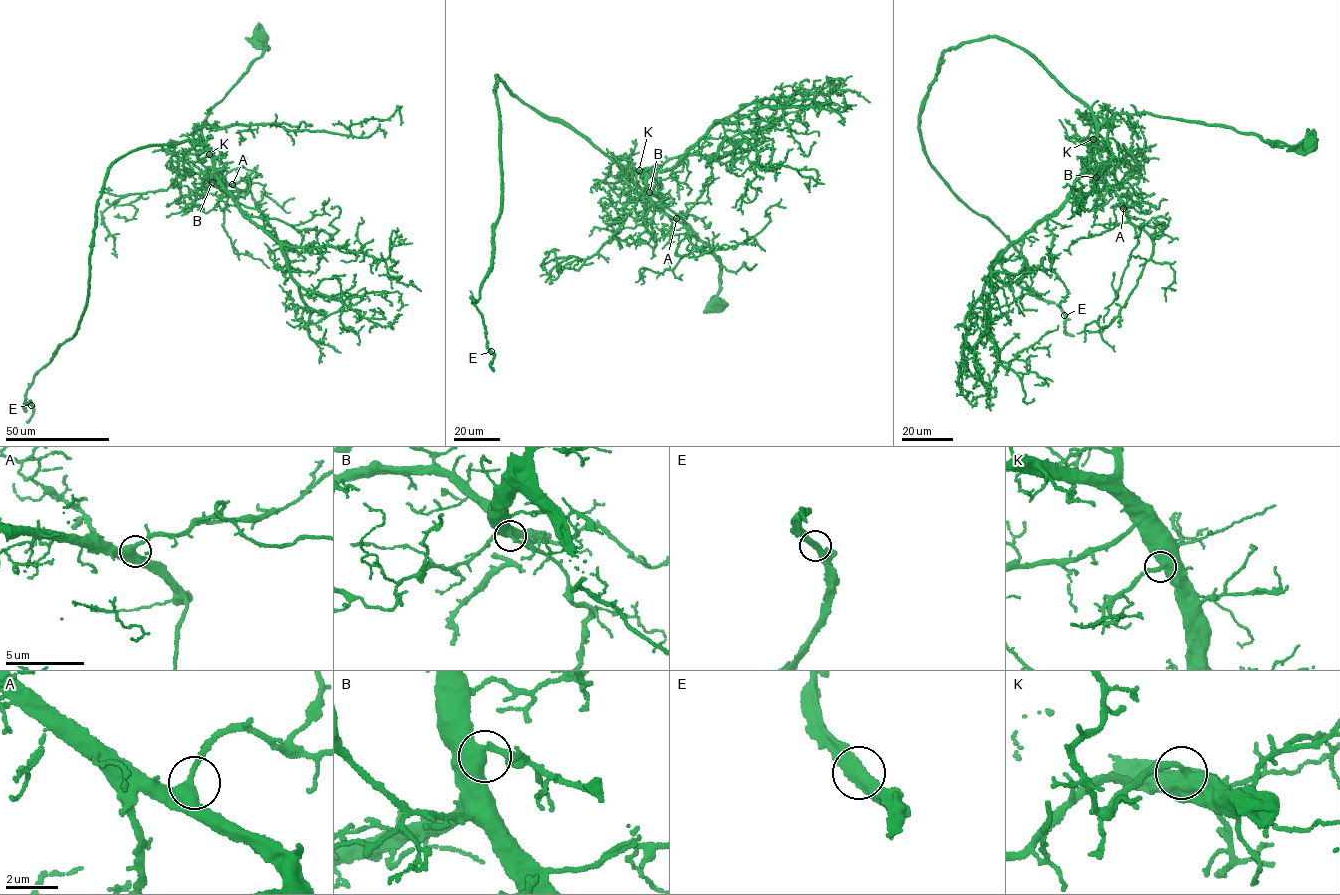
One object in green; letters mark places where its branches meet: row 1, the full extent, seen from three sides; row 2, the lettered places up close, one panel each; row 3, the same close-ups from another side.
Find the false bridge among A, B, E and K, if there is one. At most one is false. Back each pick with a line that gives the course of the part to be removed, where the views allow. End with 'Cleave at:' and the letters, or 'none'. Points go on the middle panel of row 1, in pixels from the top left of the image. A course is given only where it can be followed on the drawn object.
Cleave at: none

